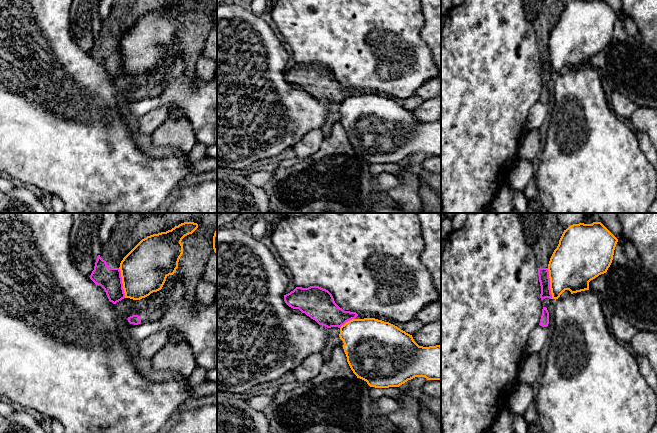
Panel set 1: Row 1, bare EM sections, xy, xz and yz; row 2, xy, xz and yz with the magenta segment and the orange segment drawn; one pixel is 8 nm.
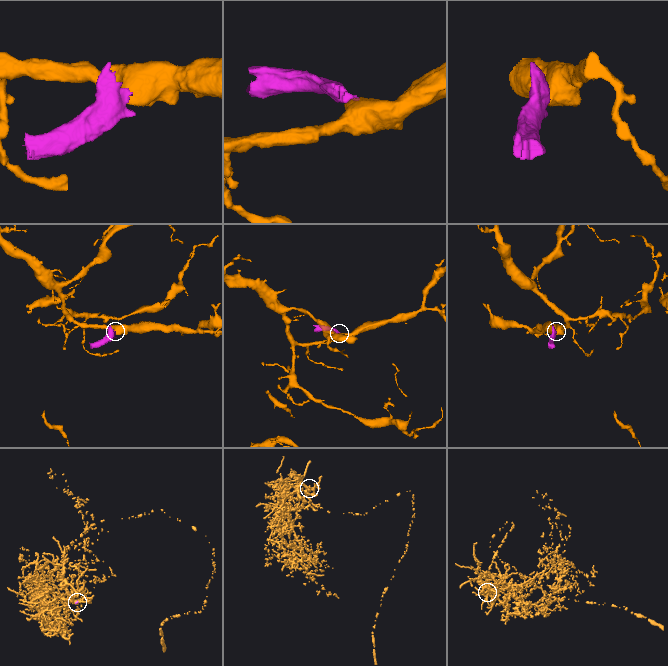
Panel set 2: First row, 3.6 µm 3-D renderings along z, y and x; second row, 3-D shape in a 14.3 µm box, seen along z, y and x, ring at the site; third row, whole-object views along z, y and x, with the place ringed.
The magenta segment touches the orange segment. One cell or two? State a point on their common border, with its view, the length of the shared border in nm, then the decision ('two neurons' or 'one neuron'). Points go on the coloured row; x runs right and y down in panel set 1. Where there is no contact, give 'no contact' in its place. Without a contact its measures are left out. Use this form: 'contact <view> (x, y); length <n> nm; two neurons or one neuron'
contact yz (549, 283); length 260 nm; two neurons

